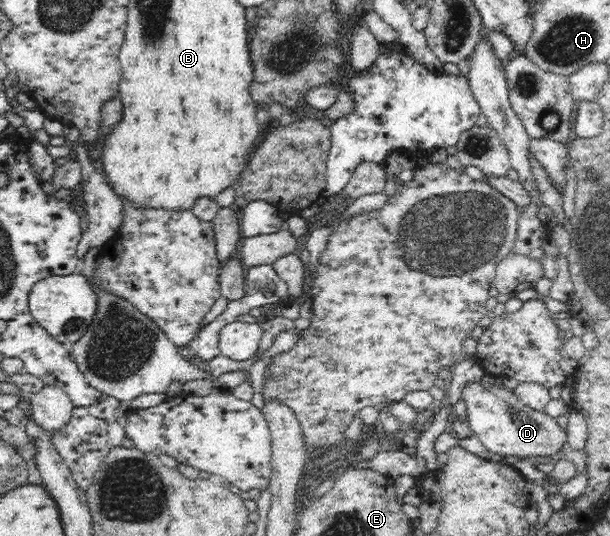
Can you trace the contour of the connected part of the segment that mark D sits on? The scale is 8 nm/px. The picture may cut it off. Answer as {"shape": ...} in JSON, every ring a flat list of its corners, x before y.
{"shape":[[470,381,463,388,461,399,466,404,469,428,488,451,501,457,550,457,567,441,566,433,546,412,527,407,510,390,502,385]]}

